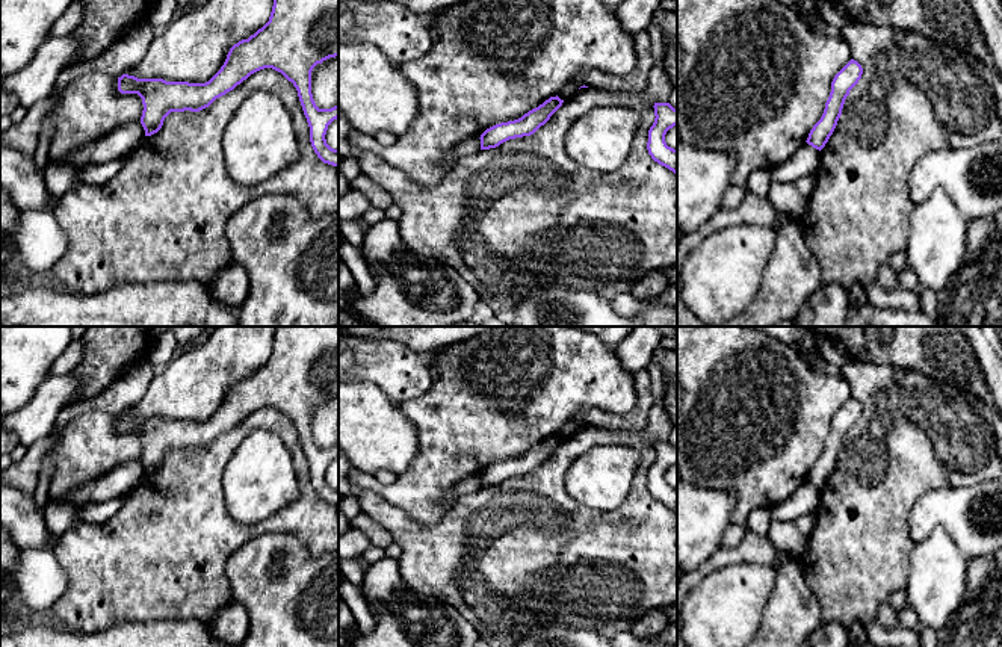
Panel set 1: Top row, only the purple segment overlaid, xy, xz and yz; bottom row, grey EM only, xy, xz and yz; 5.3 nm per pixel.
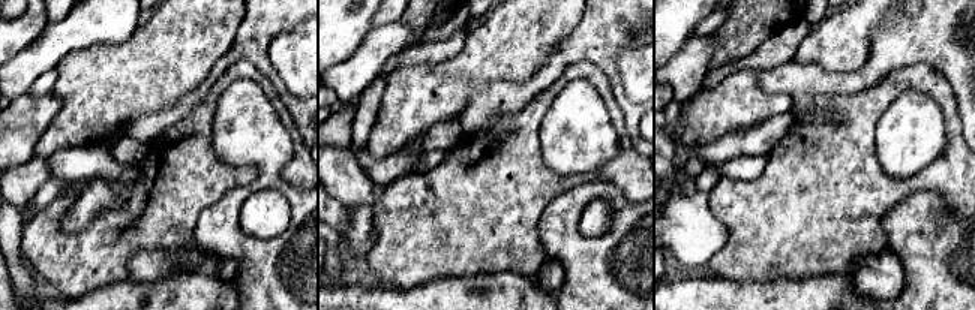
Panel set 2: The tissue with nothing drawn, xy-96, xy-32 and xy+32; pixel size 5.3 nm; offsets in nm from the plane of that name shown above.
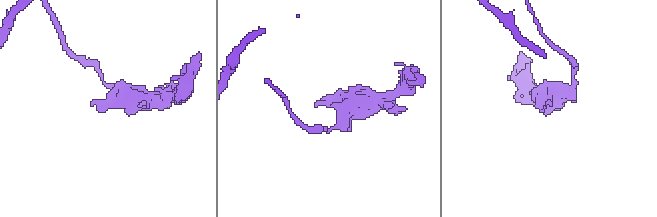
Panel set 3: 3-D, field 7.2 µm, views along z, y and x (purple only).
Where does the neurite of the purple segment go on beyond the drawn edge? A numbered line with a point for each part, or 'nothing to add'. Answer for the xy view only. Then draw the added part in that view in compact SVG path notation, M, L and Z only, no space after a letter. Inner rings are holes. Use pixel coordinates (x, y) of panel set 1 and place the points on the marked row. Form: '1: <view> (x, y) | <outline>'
nothing to add

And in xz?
nothing to add

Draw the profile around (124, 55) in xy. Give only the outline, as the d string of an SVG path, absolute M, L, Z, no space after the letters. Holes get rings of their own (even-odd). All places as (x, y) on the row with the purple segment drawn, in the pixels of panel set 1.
M153 26L138 27L127 38L118 39L112 47L94 59L70 65L57 79L54 91L62 91L77 77L89 73L103 73L121 77L136 68L145 57L154 38Z

